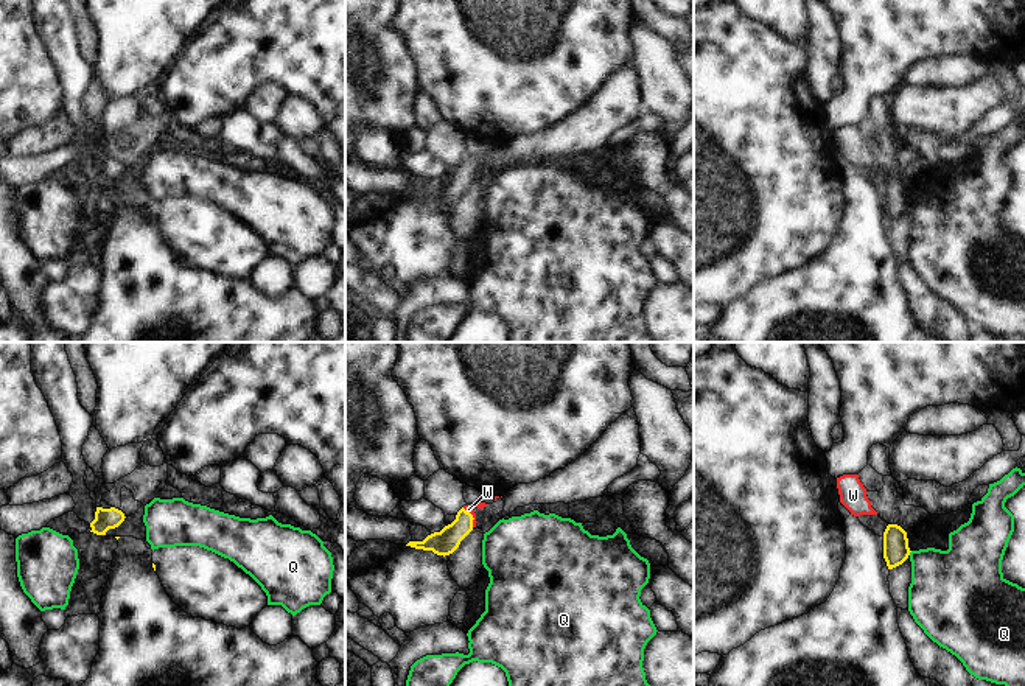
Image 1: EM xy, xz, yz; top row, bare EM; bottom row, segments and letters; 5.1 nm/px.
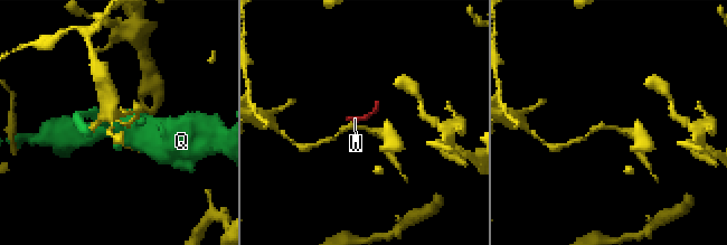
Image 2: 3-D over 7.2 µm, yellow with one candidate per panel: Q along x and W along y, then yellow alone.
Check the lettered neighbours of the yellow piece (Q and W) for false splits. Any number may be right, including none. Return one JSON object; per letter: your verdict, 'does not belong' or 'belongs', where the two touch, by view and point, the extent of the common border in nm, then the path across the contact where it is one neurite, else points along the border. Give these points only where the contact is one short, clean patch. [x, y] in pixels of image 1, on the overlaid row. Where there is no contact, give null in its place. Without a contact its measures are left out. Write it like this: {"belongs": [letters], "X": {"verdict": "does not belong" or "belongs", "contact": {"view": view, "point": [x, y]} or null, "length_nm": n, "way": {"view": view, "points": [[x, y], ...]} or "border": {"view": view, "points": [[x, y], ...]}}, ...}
{"belongs": ["W"], "Q": {"verdict": "does not belong", "contact": {"view": "yz", "point": [910, 551]}, "length_nm": 30}, "W": {"verdict": "belongs", "contact": {"view": "xz", "point": [472, 517]}, "length_nm": 120, "way": {"view": "xz", "points": [[445, 542], [472, 517], [468, 509]]}}}

